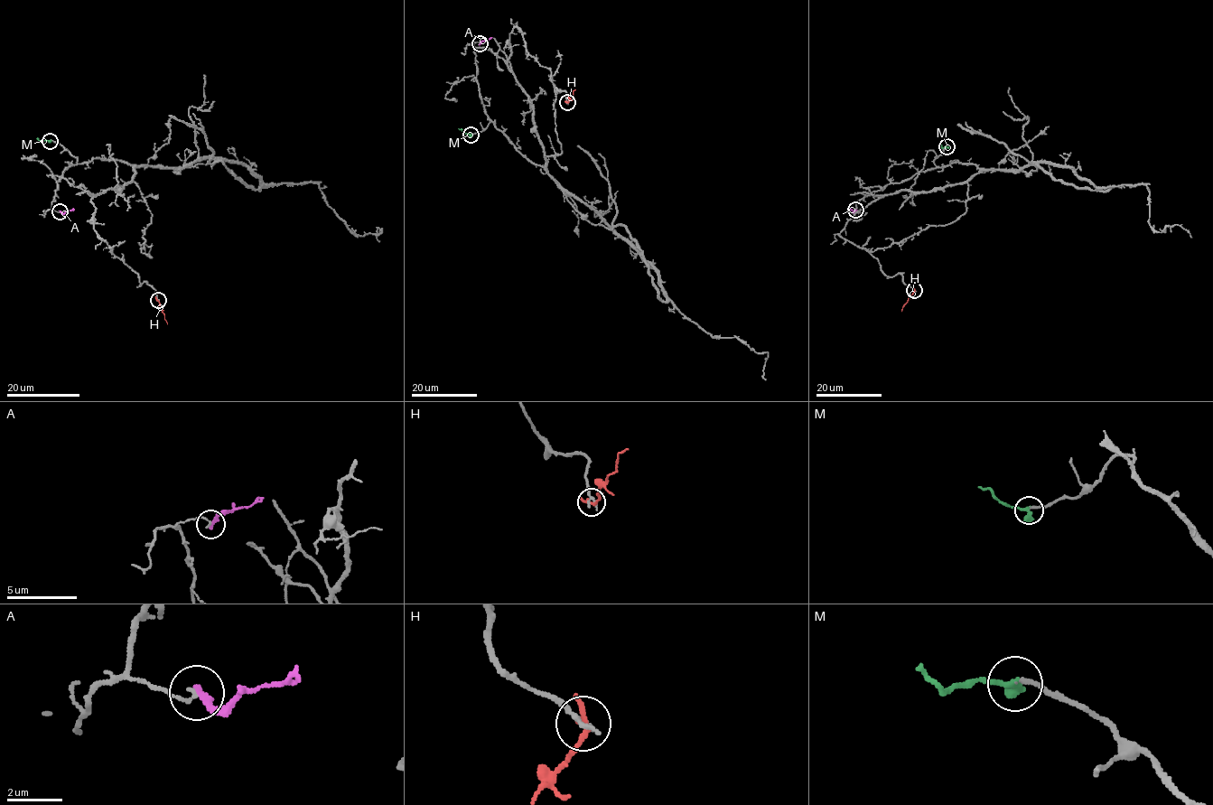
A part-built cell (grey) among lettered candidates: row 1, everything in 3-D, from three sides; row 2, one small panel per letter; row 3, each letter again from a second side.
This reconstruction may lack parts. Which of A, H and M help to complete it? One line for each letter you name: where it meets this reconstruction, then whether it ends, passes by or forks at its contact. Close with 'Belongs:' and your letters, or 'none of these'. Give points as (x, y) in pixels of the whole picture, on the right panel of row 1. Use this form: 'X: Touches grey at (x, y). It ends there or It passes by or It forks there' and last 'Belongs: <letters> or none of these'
M: Touches grey at (947, 146). It ends there
Belongs: M

